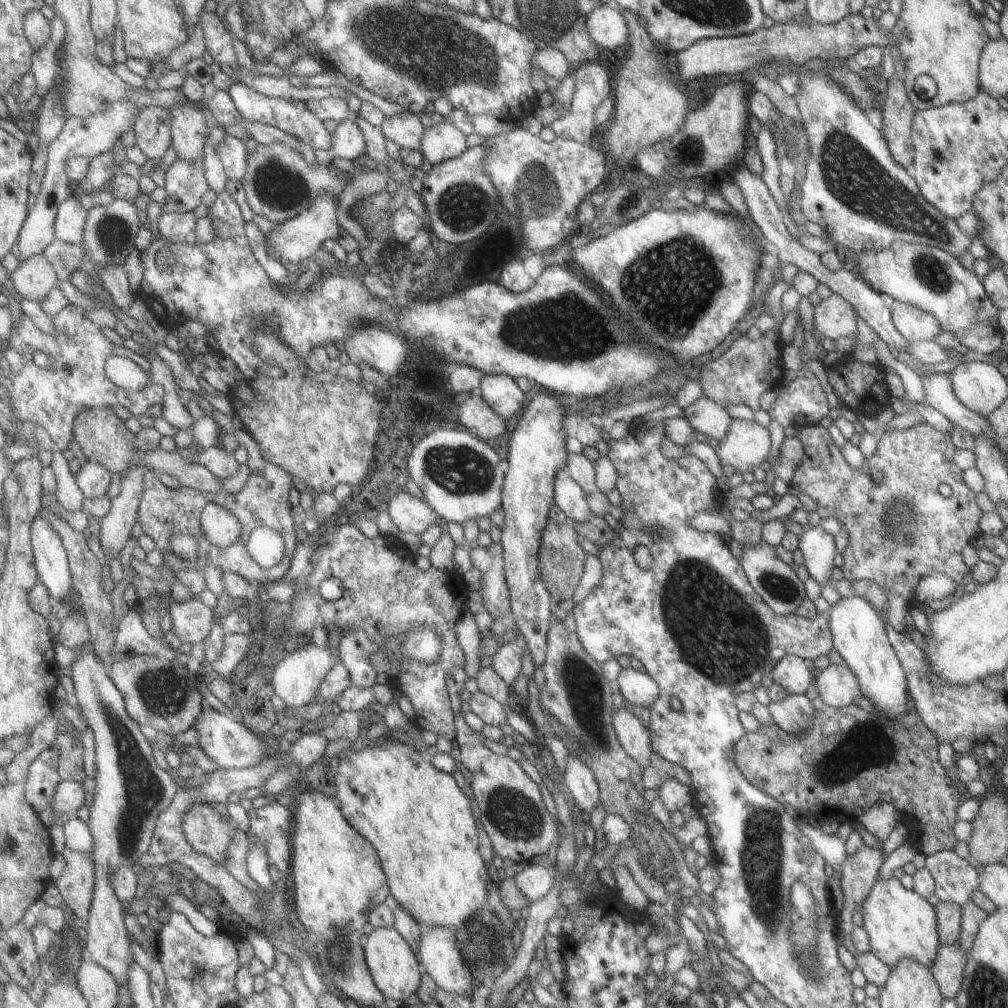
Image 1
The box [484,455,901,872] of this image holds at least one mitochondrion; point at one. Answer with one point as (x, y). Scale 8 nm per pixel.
(719, 634)

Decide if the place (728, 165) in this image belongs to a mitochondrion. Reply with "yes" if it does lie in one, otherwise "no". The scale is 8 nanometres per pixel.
no

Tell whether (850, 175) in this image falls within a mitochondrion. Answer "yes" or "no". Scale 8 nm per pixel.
yes

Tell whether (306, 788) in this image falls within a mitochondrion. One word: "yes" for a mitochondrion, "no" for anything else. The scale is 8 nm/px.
no

